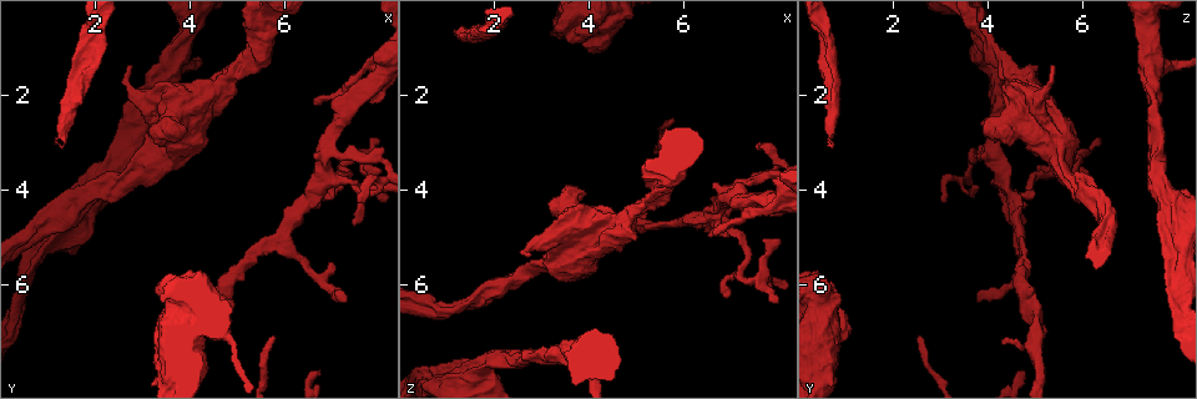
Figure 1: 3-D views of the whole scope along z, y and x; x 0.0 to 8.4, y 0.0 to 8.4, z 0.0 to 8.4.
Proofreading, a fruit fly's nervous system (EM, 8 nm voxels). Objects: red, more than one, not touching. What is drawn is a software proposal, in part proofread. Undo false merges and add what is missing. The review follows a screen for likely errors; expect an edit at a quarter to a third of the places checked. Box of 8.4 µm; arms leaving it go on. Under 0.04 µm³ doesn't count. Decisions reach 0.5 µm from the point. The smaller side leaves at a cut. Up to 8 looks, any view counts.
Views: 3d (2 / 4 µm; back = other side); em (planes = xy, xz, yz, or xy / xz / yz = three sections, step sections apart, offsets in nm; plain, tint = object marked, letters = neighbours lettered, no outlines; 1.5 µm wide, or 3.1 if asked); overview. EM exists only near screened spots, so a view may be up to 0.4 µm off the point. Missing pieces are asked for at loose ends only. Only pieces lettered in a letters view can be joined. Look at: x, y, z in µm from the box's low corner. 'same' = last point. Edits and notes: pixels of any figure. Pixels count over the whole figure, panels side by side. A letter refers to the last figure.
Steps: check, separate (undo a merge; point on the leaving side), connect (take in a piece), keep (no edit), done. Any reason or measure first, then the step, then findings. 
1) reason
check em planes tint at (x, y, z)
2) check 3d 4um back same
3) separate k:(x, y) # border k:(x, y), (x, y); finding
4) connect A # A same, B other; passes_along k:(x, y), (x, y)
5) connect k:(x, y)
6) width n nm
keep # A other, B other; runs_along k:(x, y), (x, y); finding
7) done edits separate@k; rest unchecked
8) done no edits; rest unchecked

thick turns thin
check 3d 4um back at (4.90, 1.55, 4.50)

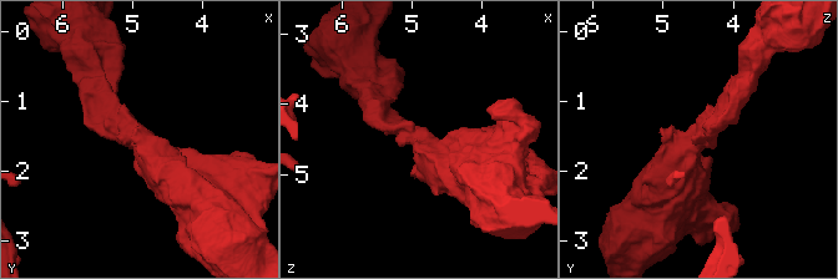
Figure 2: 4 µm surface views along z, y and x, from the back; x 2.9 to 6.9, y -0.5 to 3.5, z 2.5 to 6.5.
shape alone is not enough
check em planes plain at (4.90, 1.55, 4.55)

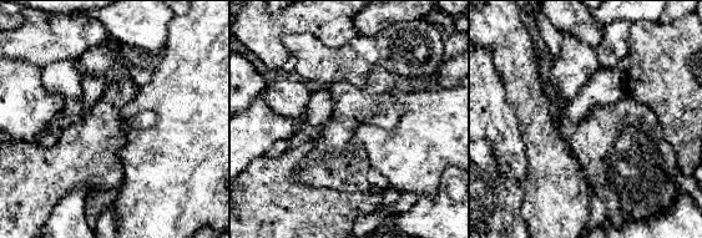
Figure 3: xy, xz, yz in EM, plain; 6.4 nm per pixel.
check em planes letters same

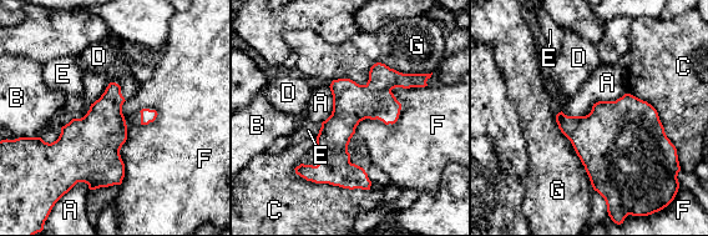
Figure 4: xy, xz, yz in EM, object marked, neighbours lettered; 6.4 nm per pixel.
longest_contact G 600 nm
keep # A other, B other, C other, D other, E other, F other, G other; border 4:(126, 100), (120, 185); continuous, no second neuron

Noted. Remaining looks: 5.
branch stops here
check 3d 2um at (2.70, 1.35, 5.35)

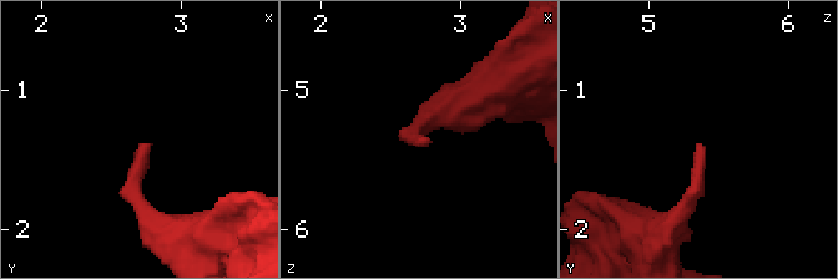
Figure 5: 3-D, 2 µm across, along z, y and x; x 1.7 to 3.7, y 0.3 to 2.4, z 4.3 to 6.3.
need the tissue
check em planes letters at (2.74, 1.36, 5.34)

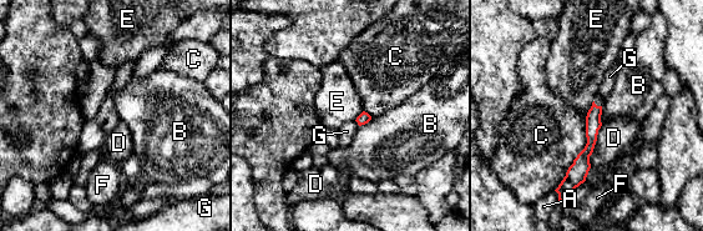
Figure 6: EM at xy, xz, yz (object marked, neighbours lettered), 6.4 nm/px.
keep # A other, B other, C other, D other, E other, F other, G other; runs_along 6:(598, 109), (588, 150), (572, 171); no lettered piece goes on from it

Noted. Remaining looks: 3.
an open end
check em planes letters at (1.20, 3.05, 0.65)

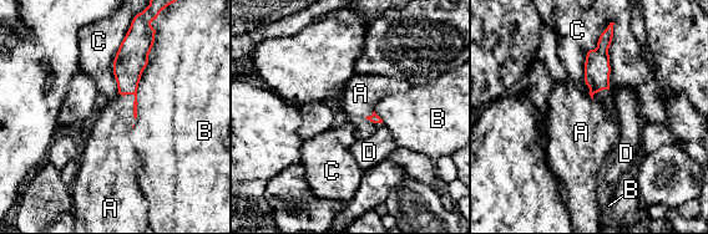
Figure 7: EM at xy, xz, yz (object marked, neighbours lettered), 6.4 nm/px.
connect A # A same, B other, C other, D other; passes_along 7:(130, 62), (135, 100), (112, 128); the neuron continues

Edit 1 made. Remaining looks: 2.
done edits connect@7; rest unchecked

